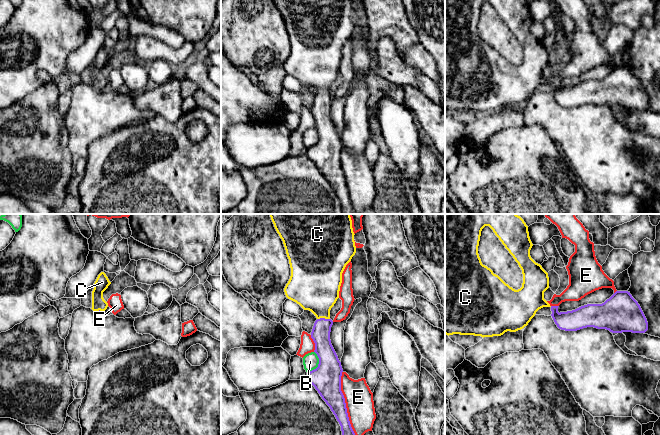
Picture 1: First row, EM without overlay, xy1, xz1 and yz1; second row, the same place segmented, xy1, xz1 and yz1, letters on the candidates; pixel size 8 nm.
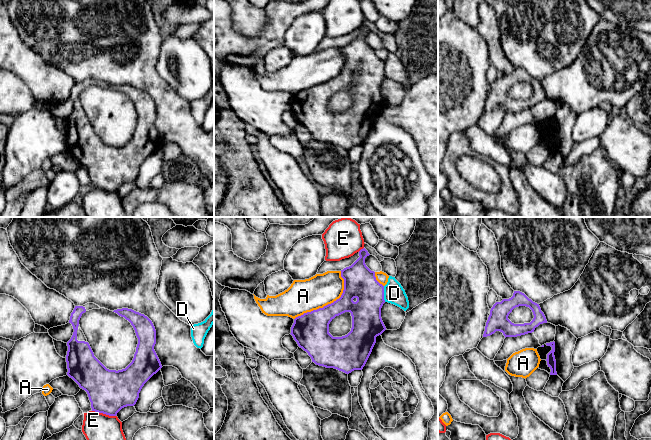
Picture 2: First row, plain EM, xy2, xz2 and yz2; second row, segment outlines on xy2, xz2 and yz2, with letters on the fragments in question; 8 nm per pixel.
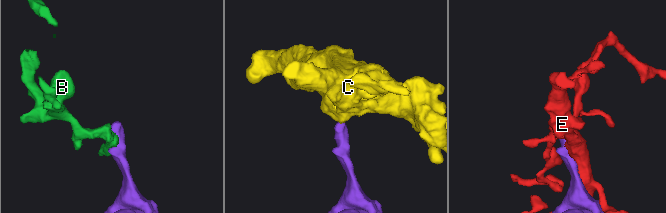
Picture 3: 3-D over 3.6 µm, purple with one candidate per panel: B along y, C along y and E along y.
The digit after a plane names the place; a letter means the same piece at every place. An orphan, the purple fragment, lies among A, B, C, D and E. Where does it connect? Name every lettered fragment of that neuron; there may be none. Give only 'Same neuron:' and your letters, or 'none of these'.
Same neuron: C

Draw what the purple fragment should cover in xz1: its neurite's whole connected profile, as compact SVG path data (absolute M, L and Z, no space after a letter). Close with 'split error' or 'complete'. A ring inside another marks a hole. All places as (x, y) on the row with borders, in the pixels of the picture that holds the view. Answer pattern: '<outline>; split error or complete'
M270 214L270 217L283 241L291 268L290 279L284 288L285 295L317 318L311 338L319 364L316 369L307 372L306 379L330 407L341 426L342 435L355 435L341 391L343 369L330 340L333 325L330 310L339 298L342 273L356 253L350 214Z; split error

